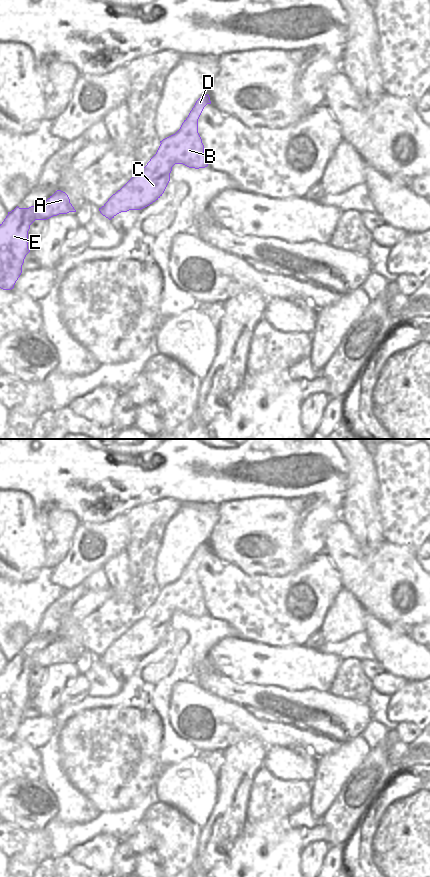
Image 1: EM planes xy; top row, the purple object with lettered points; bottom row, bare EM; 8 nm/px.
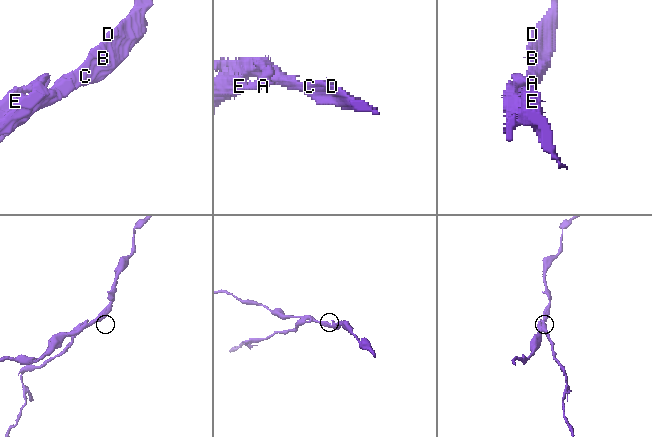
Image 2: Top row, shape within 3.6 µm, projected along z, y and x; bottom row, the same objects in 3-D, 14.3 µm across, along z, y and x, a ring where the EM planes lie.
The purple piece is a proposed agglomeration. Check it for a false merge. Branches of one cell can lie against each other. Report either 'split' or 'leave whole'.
split

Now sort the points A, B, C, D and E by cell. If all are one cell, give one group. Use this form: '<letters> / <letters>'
A B C D / E

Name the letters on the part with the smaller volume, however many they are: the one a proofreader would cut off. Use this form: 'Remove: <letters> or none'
Remove: E

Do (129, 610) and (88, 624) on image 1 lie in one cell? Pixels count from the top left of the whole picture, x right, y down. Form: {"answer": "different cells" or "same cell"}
{"answer": "same cell"}

